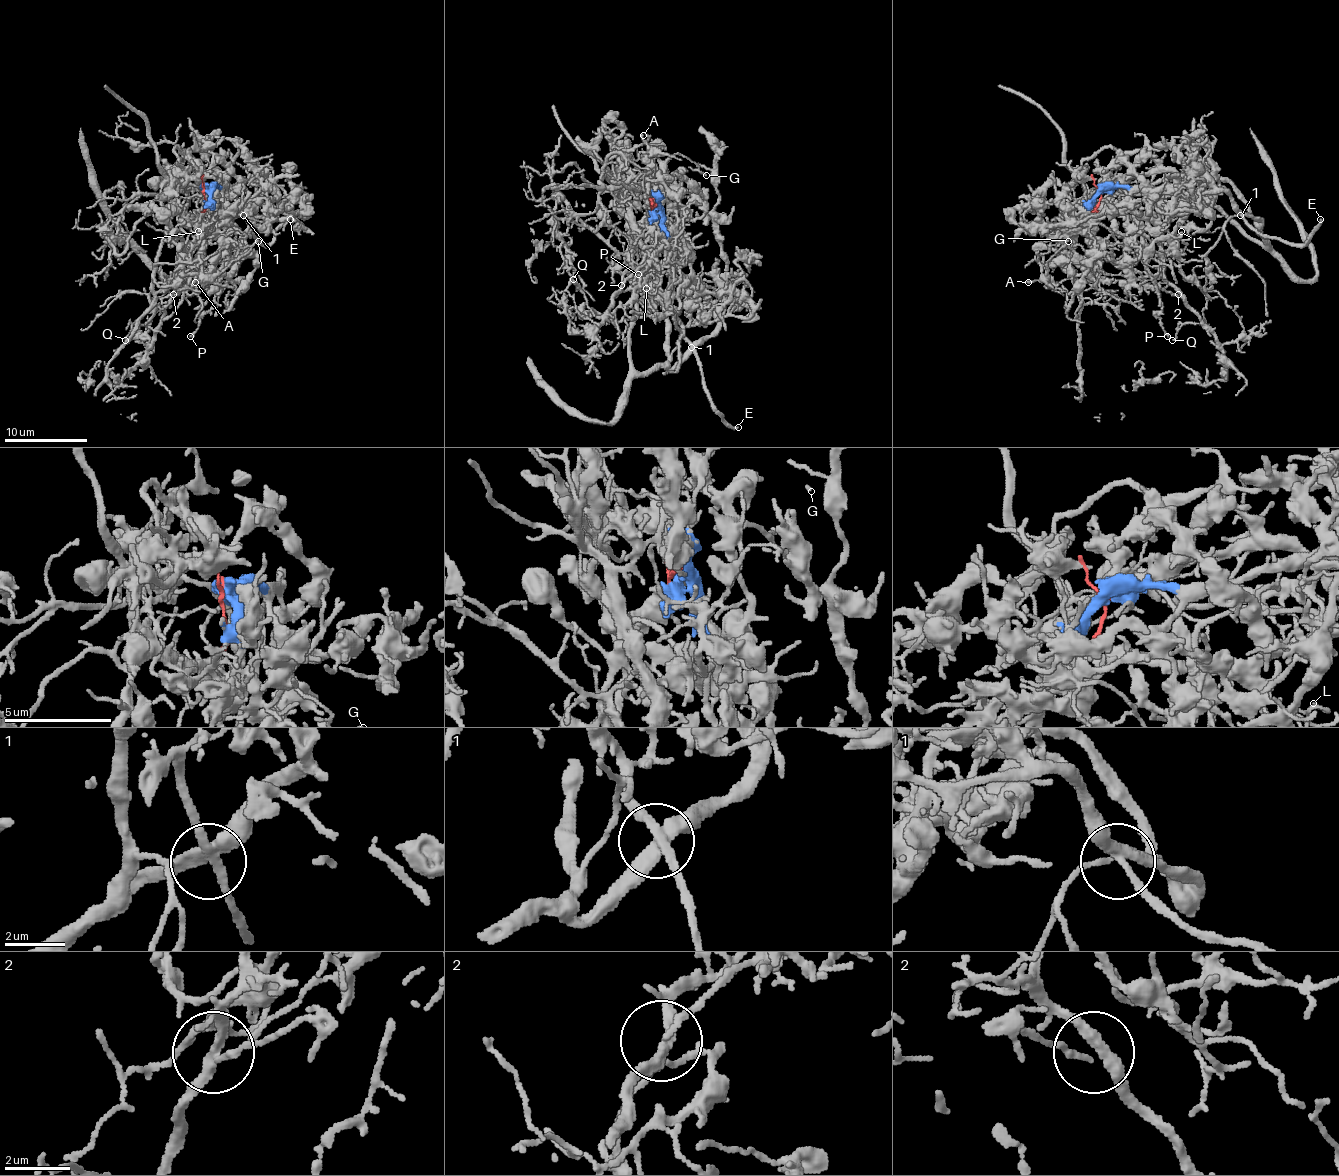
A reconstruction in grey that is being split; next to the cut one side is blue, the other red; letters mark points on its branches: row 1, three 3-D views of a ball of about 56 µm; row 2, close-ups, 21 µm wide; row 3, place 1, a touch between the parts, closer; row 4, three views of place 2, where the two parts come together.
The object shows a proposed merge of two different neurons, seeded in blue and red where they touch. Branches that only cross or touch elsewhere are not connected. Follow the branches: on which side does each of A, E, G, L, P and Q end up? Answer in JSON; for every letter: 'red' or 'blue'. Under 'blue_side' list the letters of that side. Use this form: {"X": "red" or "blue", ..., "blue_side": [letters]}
{"A": "red", "E": "red", "G": "red", "L": "red", "P": "blue", "Q": "red", "blue_side": ["P"]}

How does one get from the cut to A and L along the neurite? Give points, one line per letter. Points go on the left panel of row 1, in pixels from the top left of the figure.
A: (204, 186), (206, 209), (193, 221), (181, 221), (173, 211), (154, 263), (193, 261), (202, 265), (195, 281)
L: (204, 186), (206, 209), (195, 221), (185, 215), (193, 217), (197, 226), (212, 236), (197, 232)

